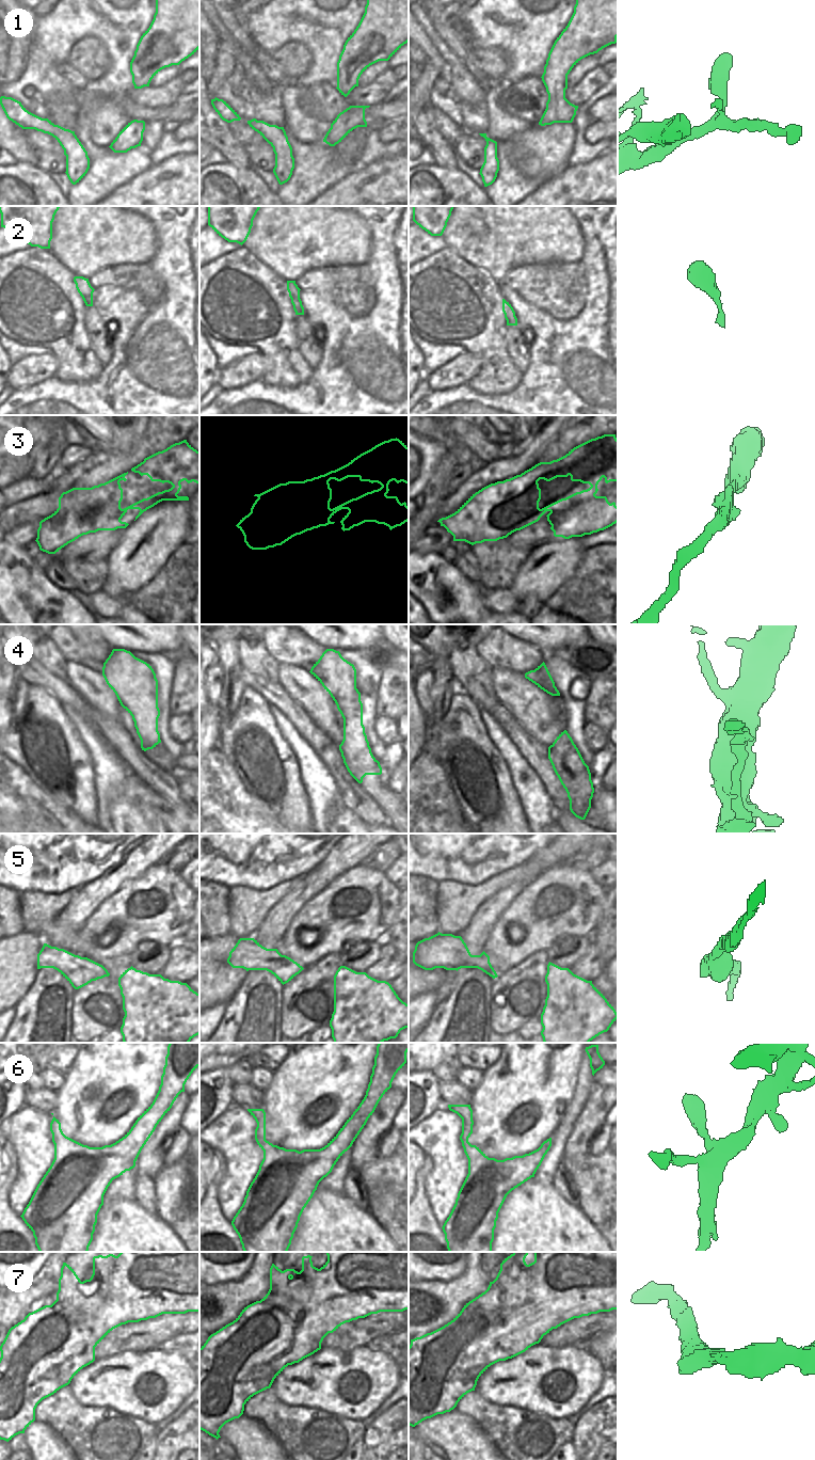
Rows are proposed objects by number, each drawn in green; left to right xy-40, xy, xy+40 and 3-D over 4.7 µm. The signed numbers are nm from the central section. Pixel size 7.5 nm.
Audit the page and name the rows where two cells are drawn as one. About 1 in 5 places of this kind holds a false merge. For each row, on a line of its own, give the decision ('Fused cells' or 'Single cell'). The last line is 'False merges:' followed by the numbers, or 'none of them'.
1: Single cell
2: Single cell
3: Single cell
4: Single cell
5: Single cell
6: Single cell
7: Single cell
False merges: none of them

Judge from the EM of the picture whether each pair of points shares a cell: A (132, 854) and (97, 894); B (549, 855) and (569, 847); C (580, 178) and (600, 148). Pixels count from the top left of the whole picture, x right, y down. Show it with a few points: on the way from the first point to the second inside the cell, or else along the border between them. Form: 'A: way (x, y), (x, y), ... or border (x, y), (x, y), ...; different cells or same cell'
A: way (128, 863), (107, 885); same cell
B: way (554, 854), (561, 847), (564, 847); same cell
C: border (606, 151), (587, 162), (574, 165), (569, 164); different cells

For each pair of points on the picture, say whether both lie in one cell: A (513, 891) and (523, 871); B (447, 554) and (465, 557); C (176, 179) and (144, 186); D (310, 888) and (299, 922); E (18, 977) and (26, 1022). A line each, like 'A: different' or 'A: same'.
A: different
B: different
C: same
D: different
E: different

